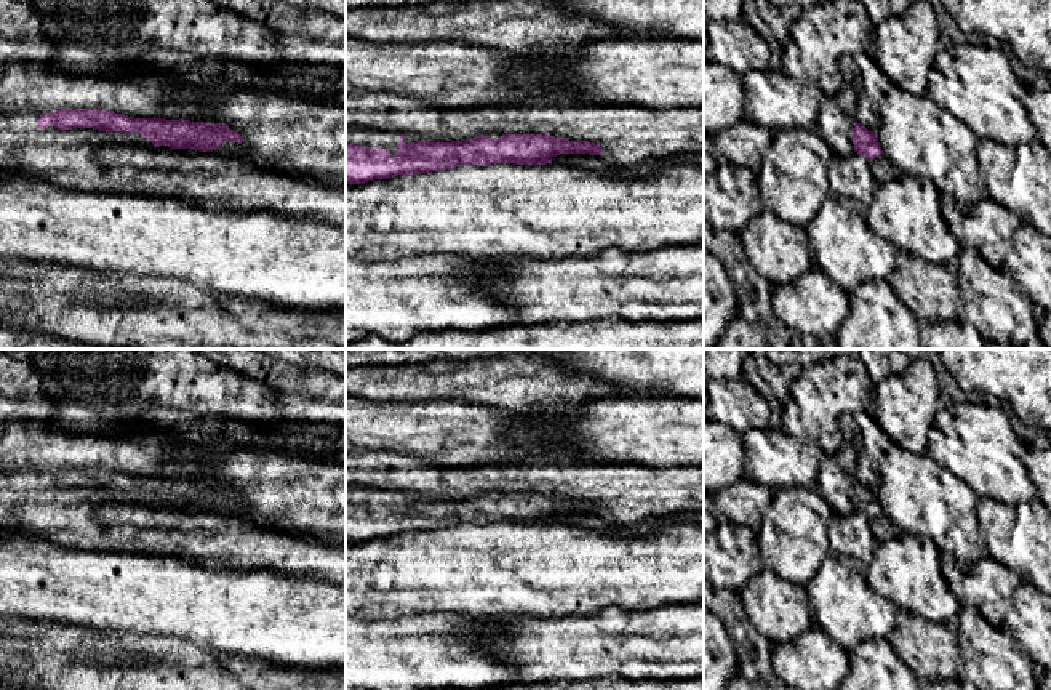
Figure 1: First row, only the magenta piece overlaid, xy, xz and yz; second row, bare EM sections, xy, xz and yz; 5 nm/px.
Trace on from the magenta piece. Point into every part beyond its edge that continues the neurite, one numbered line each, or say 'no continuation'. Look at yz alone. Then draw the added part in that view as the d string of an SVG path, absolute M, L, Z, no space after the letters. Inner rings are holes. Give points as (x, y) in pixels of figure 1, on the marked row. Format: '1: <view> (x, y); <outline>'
1: yz (882, 170); M885 154L877 155L872 162L869 162L869 165L877 184L886 183L901 175L901 171L886 158Z

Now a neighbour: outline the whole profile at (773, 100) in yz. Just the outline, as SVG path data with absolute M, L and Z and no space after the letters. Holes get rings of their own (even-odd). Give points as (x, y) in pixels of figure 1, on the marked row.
M749 70L742 77L744 118L773 134L793 128L816 130L824 93L808 78L797 80L782 70Z

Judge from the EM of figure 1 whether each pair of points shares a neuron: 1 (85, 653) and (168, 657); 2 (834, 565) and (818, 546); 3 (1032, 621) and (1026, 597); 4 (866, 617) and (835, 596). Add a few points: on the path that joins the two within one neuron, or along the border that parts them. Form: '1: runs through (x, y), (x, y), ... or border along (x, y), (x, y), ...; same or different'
1: border along (99, 647), (135, 652), (143, 660); different
2: border along (831, 553), (805, 586); different
3: runs through (1032, 615), (1029, 604); same
4: runs through (858, 613), (853, 613), (843, 604); same

